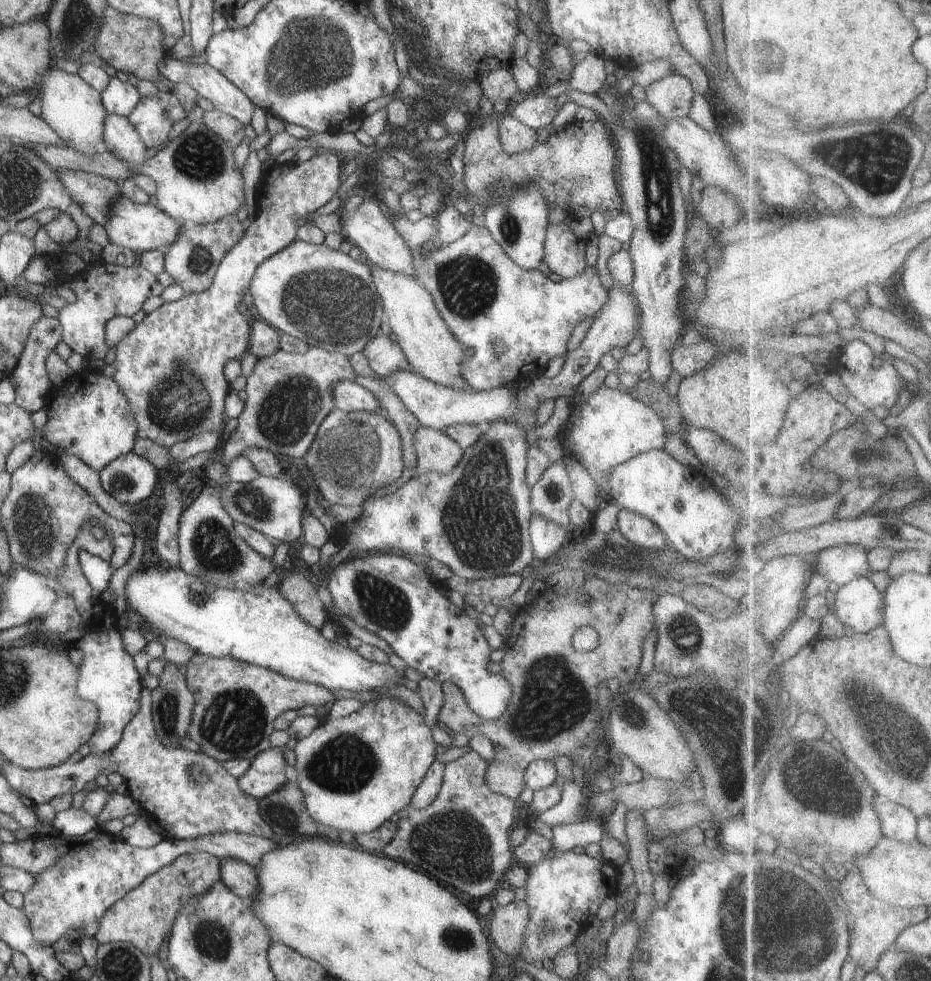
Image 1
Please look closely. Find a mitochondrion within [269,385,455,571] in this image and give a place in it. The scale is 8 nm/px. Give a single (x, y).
(351, 450)

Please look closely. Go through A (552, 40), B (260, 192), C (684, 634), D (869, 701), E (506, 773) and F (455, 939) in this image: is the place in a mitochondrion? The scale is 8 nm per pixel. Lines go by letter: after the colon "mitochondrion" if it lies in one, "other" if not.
A: other
B: other
C: mitochondrion
D: mitochondrion
E: other
F: mitochondrion

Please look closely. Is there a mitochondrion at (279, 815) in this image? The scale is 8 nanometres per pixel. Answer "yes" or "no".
yes

